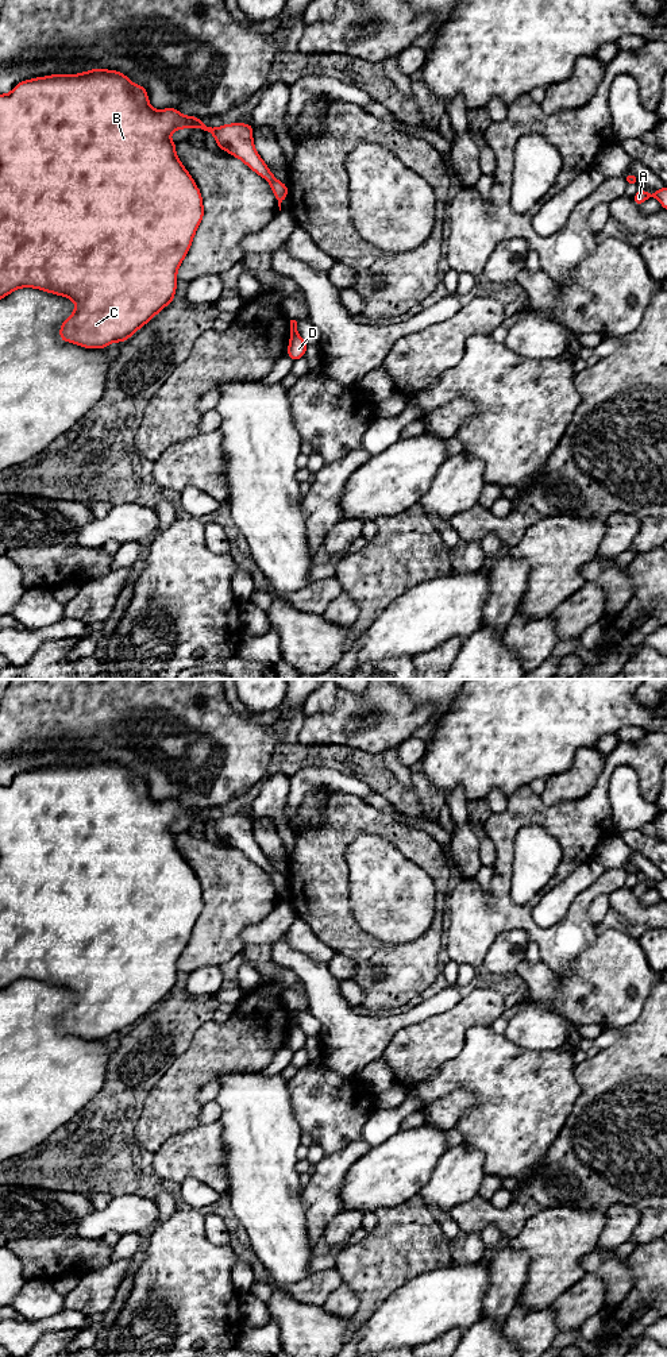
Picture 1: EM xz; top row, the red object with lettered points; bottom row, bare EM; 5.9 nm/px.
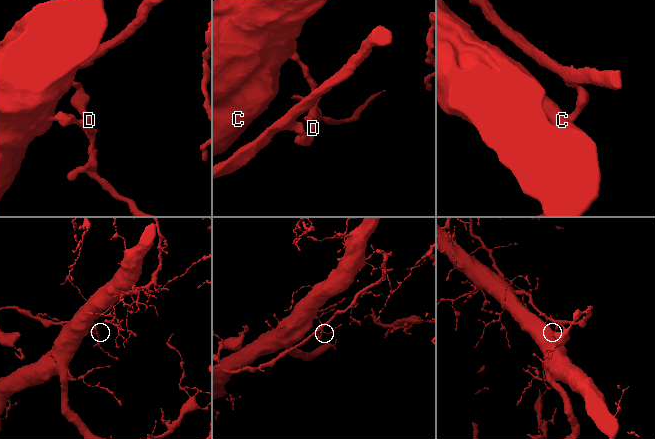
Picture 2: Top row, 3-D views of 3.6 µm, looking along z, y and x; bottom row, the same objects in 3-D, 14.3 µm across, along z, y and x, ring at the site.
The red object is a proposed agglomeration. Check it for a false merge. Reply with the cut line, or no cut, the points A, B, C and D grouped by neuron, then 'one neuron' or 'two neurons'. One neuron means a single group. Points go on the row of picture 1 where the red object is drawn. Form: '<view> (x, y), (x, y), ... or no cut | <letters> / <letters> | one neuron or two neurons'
xz (297, 334), (290, 338) | A D / B C | two neurons

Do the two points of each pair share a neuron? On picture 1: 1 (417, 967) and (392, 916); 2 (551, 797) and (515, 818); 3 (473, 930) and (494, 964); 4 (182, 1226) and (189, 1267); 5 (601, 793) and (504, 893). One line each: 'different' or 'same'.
1: different
2: different
3: different
4: same
5: same

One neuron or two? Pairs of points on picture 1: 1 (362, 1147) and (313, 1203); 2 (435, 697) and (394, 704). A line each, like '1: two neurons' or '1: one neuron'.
1: one neuron
2: two neurons

